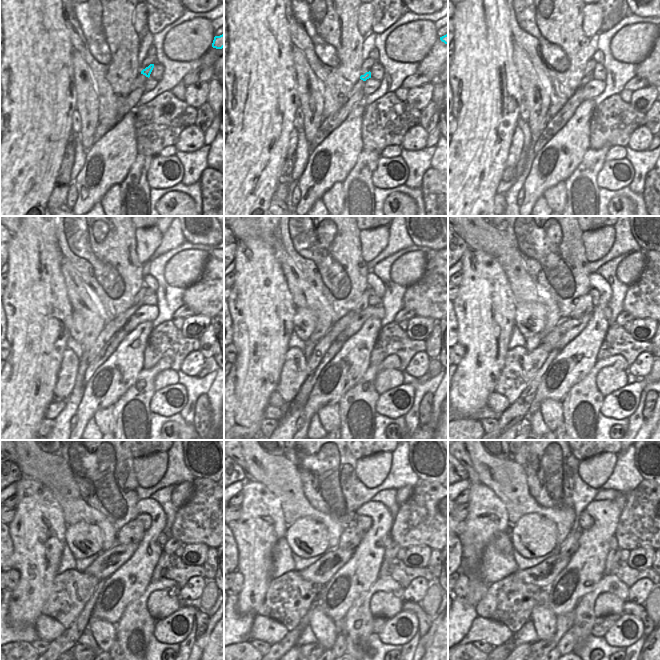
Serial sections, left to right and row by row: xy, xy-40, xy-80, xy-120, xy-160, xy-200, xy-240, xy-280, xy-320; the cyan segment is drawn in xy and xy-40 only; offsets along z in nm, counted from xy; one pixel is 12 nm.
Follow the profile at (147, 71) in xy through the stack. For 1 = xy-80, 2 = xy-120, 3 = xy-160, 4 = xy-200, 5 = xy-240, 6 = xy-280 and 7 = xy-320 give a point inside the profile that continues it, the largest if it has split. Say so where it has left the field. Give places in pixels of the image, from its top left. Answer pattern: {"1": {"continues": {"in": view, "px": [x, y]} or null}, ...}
{"1": {"continues": {"in": "xy-80", "px": [586, 79]}}, "2": {"continues": {"in": "xy-120", "px": [113, 326]}}, "3": {"continues": {"in": "xy-160", "px": [296, 368]}}, "4": {"continues": {"in": "xy-200", "px": [520, 366]}}, "5": {"continues": {"in": "xy-240", "px": [72, 589]}}, "6": {"continues": {"in": "xy-280", "px": [288, 598]}}, "7": {"continues": {"in": "xy-320", "px": [509, 601]}}}

